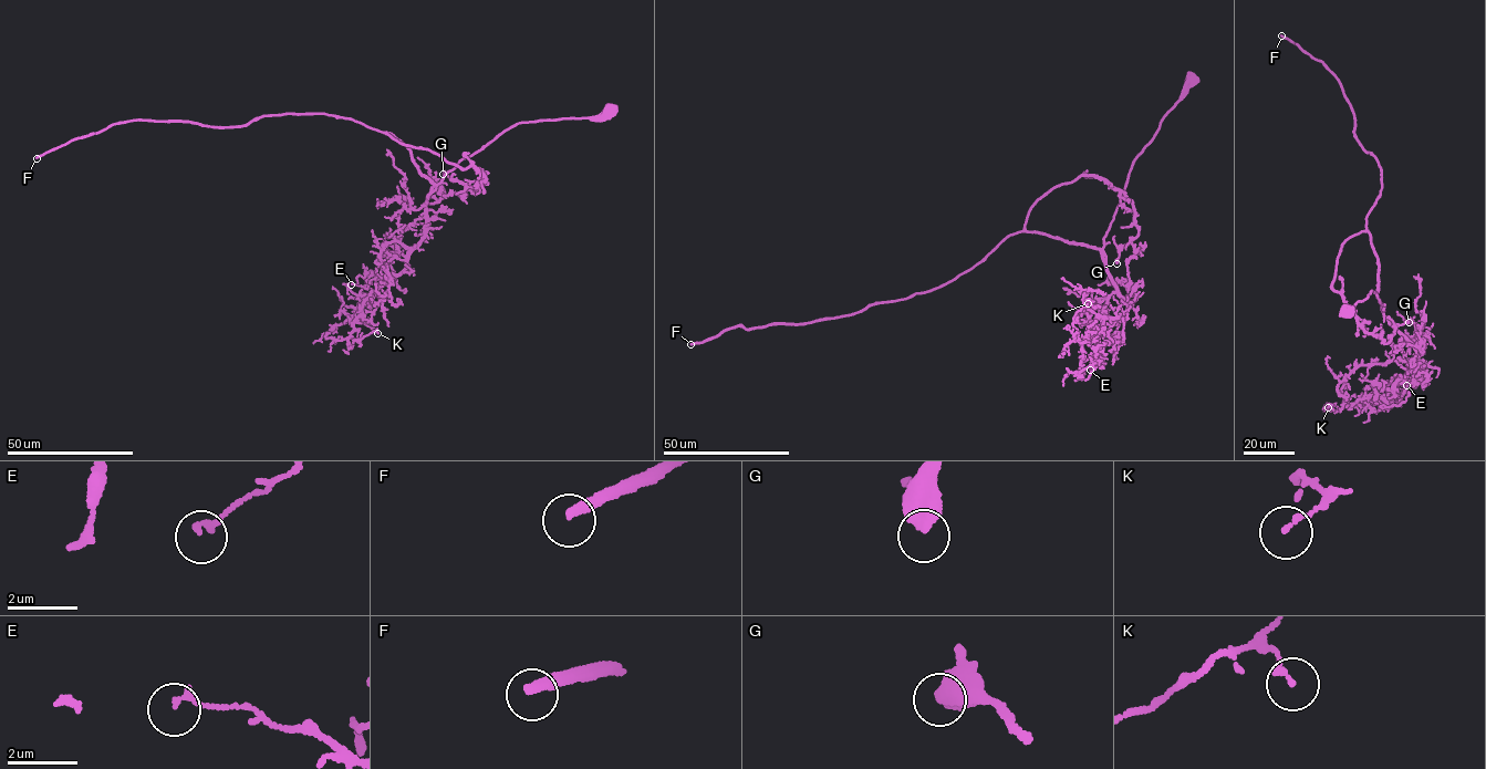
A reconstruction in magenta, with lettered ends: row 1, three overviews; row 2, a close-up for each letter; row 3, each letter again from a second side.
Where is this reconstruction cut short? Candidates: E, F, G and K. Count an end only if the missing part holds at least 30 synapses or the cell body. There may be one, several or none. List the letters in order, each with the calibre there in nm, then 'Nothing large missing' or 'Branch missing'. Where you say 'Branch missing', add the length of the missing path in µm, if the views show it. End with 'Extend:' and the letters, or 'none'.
E: Thickness 170 nm. Nothing large missing
F: Thickness 280 nm. Branch missing. Missing length about 200 µm
G: Thickness 550 nm. Nothing large missing
K: Thickness 140 nm. Nothing large missing
Extend: F

